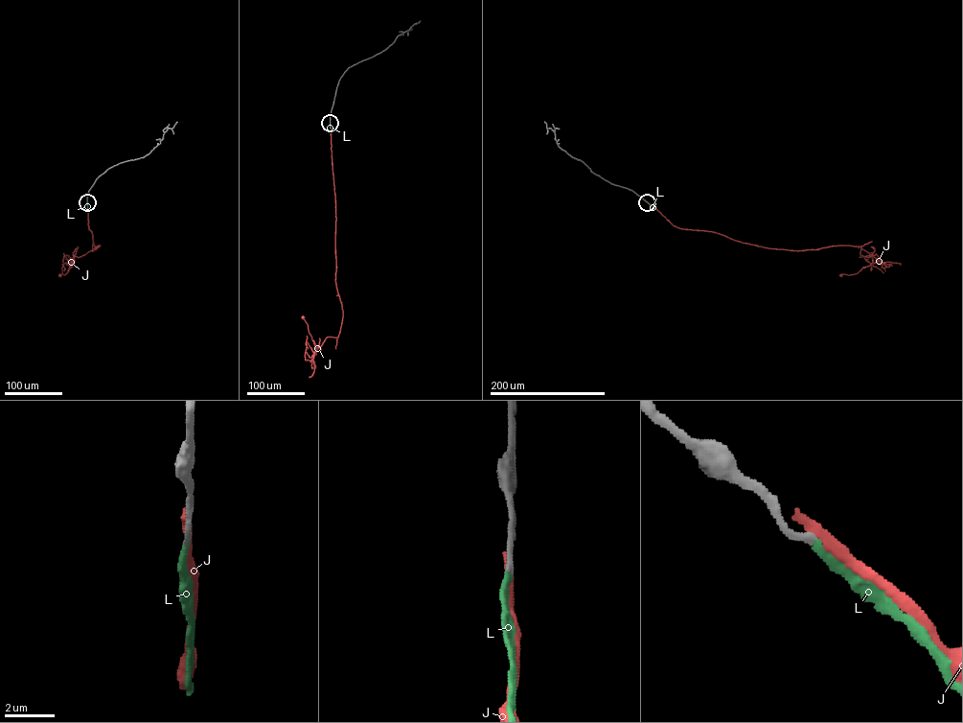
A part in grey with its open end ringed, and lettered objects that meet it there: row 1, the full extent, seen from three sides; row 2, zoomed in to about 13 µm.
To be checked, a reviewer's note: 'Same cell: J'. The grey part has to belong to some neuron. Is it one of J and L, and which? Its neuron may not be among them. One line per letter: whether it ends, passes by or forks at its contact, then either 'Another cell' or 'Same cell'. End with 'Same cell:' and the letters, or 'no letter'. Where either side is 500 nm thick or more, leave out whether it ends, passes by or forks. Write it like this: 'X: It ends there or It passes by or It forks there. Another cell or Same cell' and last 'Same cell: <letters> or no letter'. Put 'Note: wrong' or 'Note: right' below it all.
J: It ends there. Another cell
L: It ends there. Same cell
Same cell: L
Note: wrong

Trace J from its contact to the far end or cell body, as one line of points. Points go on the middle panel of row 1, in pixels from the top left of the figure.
J: (330, 123), (336, 211), (335, 281), (342, 318), (338, 337), (327, 337), (314, 353), (307, 341), (305, 360)

